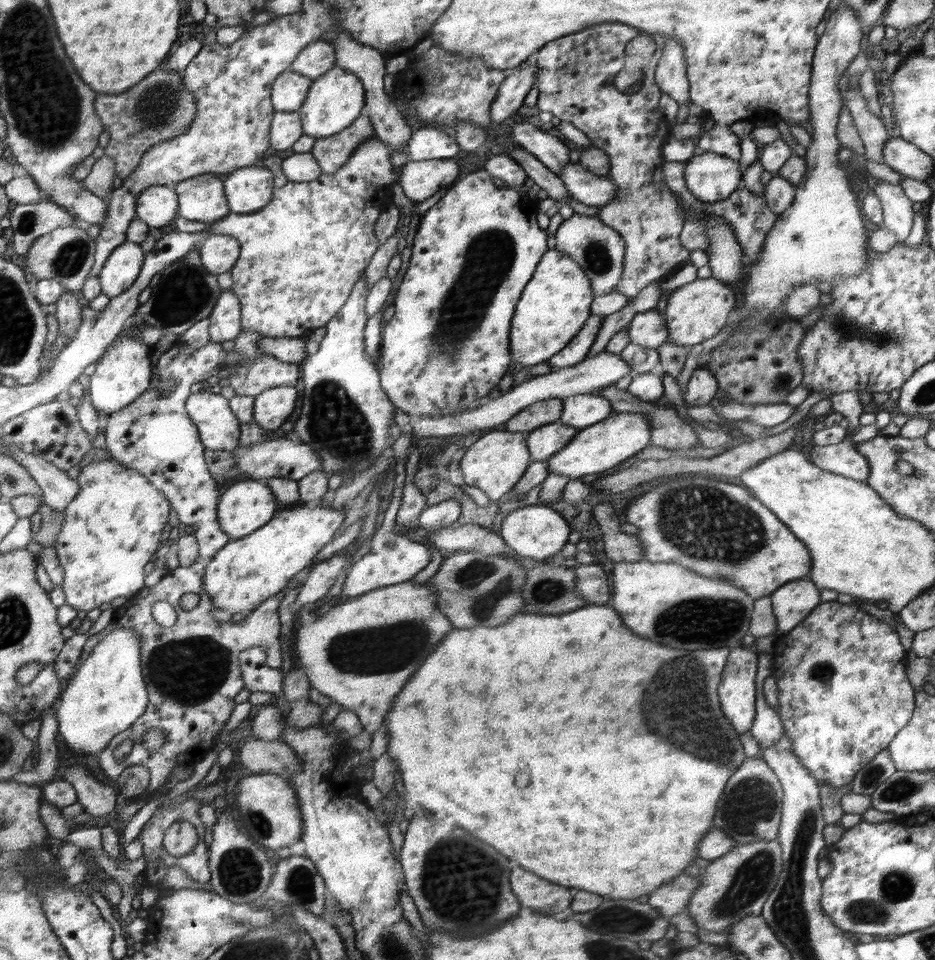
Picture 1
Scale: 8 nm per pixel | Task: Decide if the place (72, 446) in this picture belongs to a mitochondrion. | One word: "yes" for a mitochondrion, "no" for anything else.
no

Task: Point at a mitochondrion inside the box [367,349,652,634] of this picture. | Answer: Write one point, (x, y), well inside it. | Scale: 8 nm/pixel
(482, 580)

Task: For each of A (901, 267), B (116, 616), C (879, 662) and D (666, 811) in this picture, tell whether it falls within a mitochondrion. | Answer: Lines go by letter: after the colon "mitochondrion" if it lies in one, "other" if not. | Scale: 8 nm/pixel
A: other
B: other
C: other
D: other

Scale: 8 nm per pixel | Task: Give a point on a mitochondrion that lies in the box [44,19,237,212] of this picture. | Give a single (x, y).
(155, 107)

